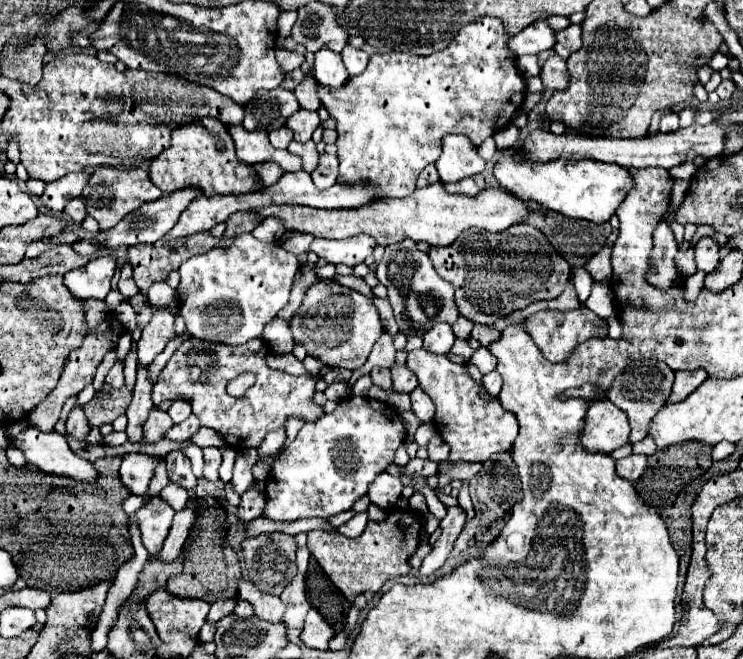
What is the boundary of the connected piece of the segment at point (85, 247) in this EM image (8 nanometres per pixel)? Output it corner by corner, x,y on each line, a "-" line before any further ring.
189,187
189,189
181,189
181,191
175,191
175,193
171,193
171,195
163,195
161,199
157,199
157,201
151,201
151,203
145,203
145,205
141,205
137,211
133,211
133,213
129,213
125,219
121,219
113,229
109,229
109,231
99,231
89,243
73,243
71,247
79,253
79,255
83,255
83,257
89,257
89,255
93,255
93,251
97,249
97,247
109,247
109,249
113,249
115,253
117,253
117,263
119,263
119,267
125,263
125,251
127,251
127,247
133,247
133,245
137,245
137,243
155,243
157,239
161,239
175,223
177,223
177,219
179,219
179,215
183,213
183,209
189,205
189,201
191,199
195,199
197,195
201,195
201,191
199,189
195,189
195,187

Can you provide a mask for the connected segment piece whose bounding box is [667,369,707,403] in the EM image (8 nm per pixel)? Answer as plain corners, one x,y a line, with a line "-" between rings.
695,369
695,371
677,371
675,373
675,385
673,385
673,391
671,391
667,403
679,403
679,401
683,401
705,379
707,379
707,375
701,369

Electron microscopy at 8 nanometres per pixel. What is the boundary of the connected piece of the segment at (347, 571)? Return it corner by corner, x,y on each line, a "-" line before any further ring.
393,511
385,521
369,521
367,529
357,539
345,539
337,531
309,531
307,549
317,559
327,577
339,587
339,591
353,601
359,593
373,591
377,593
389,579
411,573
409,557
415,553
421,543
423,525
411,511

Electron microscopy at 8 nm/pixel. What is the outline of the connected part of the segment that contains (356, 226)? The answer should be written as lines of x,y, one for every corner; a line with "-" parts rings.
433,183
425,189
415,189
411,197
403,199
385,199
379,203
373,203
371,207
361,209
313,209
303,205
277,205
277,207
259,207
253,209
261,219
275,217
281,221
281,225
287,231
299,231
309,233
313,237
327,237
327,239
345,239
359,233
371,235
377,245
393,245
403,239
413,241
425,241
435,247
447,247
451,245
463,231
477,227
491,233
501,233
507,227
521,223
527,219
527,207
525,203
515,197
513,193
497,191
497,189
485,189
477,197
465,197
465,195
449,195
443,189
443,183

